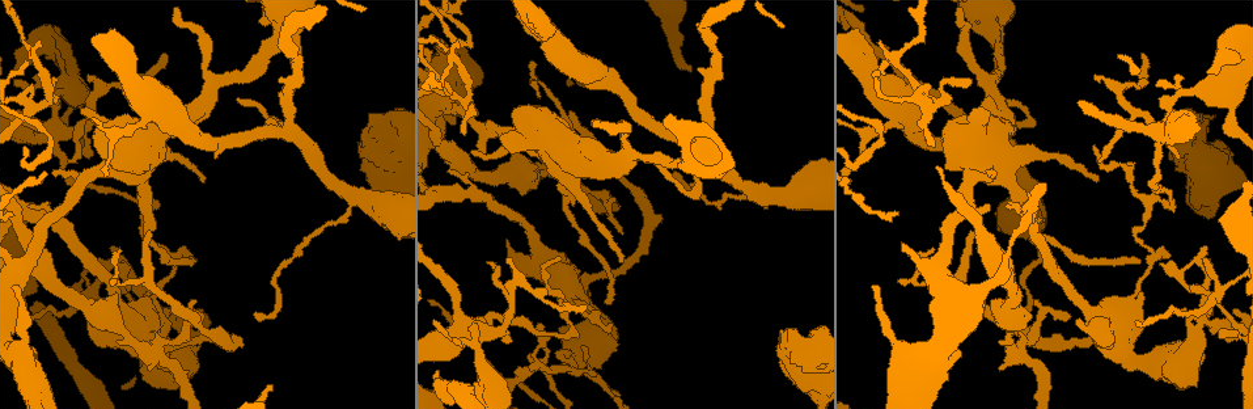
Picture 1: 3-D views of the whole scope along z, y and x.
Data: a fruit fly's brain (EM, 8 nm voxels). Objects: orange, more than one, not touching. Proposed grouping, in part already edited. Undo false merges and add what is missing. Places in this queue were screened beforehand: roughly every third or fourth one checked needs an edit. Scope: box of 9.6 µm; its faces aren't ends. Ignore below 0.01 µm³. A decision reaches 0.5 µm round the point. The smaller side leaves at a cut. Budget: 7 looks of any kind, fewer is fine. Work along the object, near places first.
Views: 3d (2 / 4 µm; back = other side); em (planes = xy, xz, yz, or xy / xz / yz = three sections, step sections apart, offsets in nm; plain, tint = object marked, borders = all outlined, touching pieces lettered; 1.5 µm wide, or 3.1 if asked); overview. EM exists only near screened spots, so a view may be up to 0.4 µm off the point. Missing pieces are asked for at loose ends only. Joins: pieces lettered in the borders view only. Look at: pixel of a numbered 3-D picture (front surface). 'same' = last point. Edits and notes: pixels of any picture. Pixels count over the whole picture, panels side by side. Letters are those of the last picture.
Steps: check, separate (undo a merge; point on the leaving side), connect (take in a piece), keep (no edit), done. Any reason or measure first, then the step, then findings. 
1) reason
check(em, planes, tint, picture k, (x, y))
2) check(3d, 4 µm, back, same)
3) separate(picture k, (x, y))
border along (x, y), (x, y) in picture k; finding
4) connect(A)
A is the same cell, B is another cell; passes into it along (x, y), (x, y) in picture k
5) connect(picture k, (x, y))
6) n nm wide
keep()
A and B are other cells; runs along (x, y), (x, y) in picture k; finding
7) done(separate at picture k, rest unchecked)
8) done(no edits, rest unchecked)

sharp bend
check(3d, 2 µm, back, picture 1, (1233, 127))

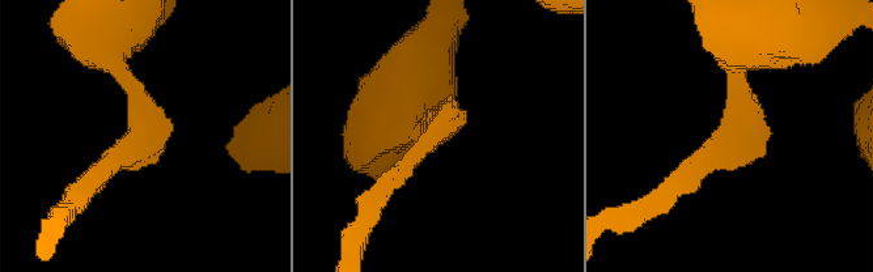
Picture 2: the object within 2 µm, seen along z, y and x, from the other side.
arms of 180, 440 nm; need the tissue
check(em, yz, step 4, tint, picture 2, (738, 136))

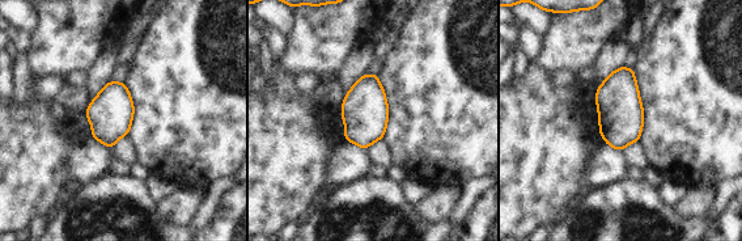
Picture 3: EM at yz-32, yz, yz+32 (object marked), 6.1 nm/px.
cut it another way
check(em, planes, borders, same)

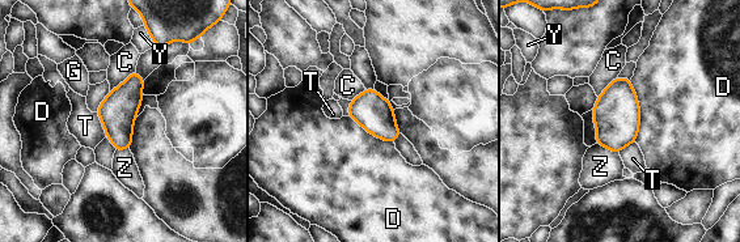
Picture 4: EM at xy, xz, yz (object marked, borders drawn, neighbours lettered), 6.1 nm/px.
keep()
C, D, G, T, Y and Z are other cells; border along (630, 79), (639, 110), (635, 141) in picture 4; all the same neuron

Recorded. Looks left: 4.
thick turns thin
check(em, xz, step 4, tint, picture 1, (1134, 291))

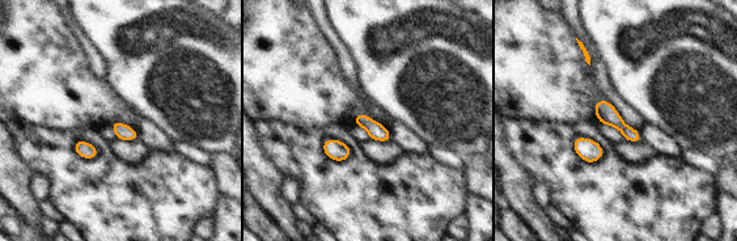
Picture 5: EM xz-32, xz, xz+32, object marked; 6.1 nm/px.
check(em, planes, borders, same)

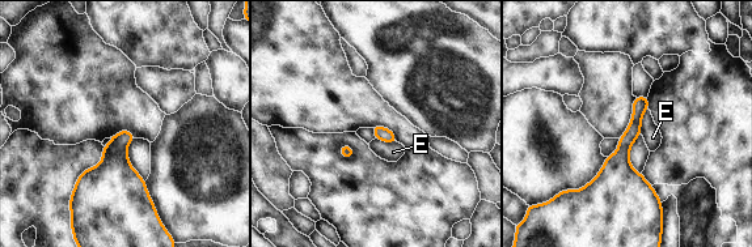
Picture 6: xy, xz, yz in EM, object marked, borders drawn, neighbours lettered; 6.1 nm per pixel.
keep()
E is another cell; border along (647, 107), (642, 116), (639, 133) in picture 6; one neuron here

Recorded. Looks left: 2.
free end
check(3d, 4 µm, picture 1, (533, 63))

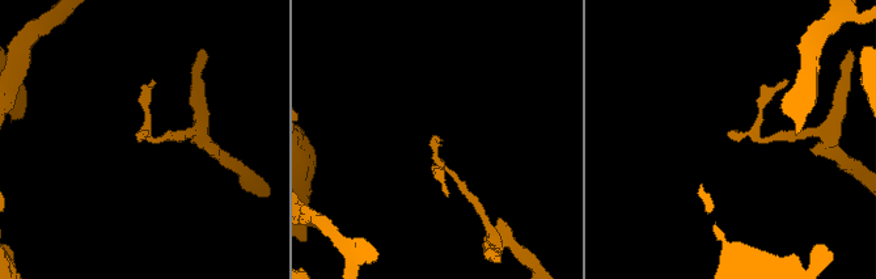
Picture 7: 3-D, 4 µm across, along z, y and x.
check(em, planes, borders, picture 7, (146, 135))

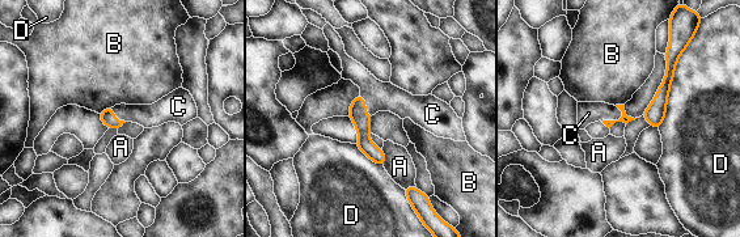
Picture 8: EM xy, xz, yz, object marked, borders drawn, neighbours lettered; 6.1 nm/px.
D touches over 500 nm
connect(C)
C is the same cell, A, B and D are other cells; the neuron continues

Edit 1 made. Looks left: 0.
done(connect at picture 8, rest unchecked)

